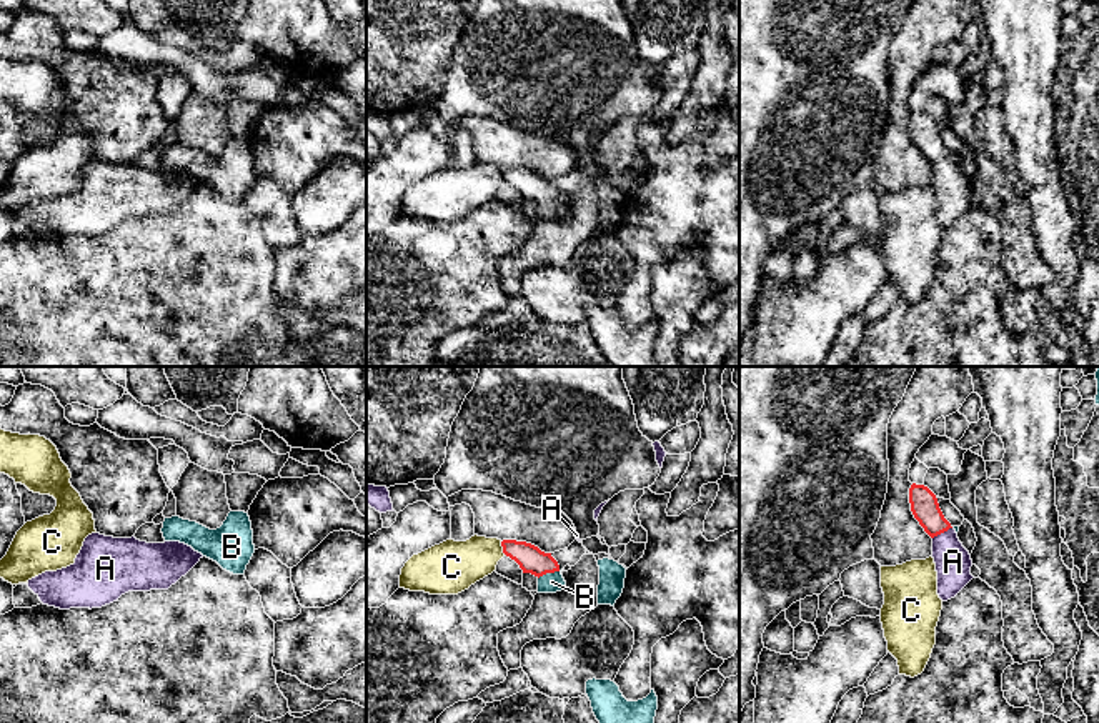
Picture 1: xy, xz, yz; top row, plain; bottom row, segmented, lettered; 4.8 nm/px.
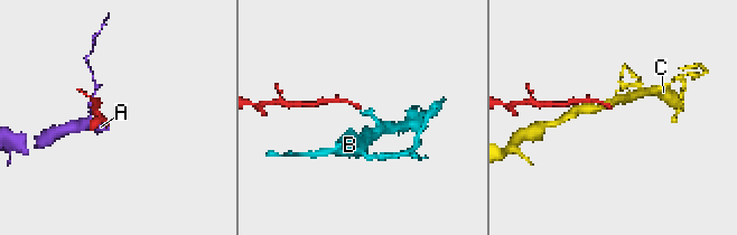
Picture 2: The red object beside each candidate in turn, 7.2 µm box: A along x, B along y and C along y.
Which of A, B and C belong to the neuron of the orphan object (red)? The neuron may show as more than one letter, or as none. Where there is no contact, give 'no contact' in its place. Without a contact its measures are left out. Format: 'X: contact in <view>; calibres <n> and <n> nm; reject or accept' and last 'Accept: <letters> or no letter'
A: contact in yz; calibres 140 and 180 nm; reject
B: contact in xz; calibres 130 and 100 nm; accept
C: contact in xz; calibres 130 and 240 nm; reject
Accept: B

